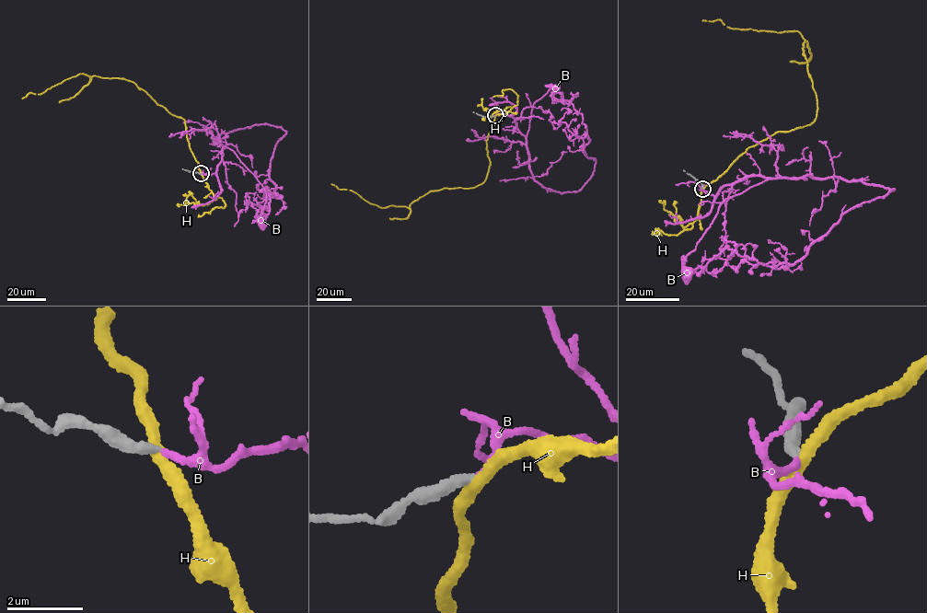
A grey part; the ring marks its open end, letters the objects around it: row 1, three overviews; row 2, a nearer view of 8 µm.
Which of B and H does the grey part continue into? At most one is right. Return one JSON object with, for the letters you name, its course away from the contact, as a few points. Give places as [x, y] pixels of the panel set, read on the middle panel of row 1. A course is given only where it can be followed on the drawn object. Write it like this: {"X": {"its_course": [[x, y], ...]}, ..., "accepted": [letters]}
{"accepted": ["B"]}

